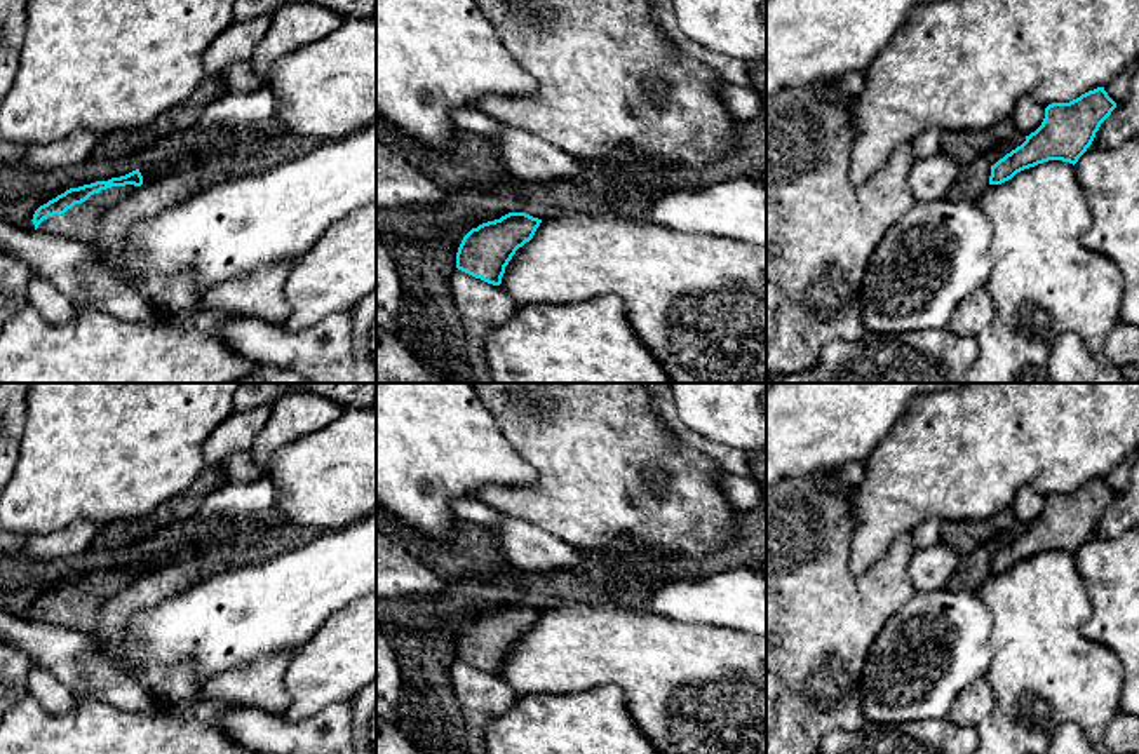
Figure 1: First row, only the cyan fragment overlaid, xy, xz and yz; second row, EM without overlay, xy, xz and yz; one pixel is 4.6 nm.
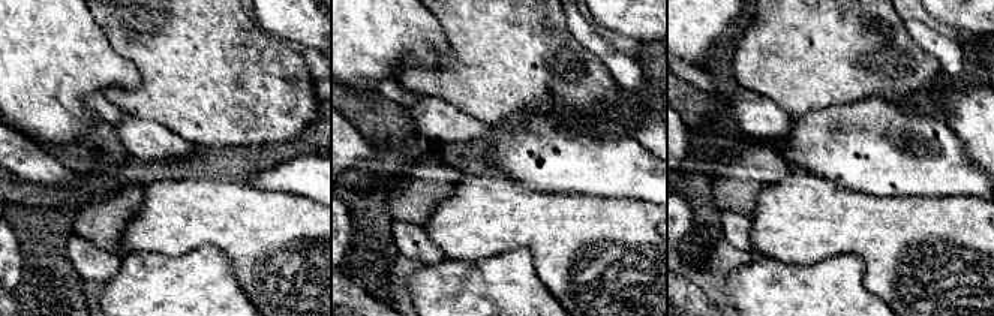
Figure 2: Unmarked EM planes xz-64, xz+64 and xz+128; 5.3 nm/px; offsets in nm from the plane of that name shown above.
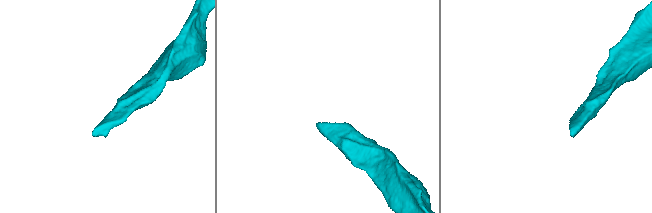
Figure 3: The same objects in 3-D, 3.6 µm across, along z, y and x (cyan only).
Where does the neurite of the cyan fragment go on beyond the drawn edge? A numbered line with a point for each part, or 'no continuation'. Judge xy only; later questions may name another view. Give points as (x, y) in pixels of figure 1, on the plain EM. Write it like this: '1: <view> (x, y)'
1: xy (80, 612)

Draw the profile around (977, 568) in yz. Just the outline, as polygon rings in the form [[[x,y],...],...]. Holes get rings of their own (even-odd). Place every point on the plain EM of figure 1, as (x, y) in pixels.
[[[982,549],[975,550],[972,559],[963,564],[961,569],[954,571],[946,583],[946,589],[956,592],[968,589],[979,592],[981,583],[989,575],[991,555]]]

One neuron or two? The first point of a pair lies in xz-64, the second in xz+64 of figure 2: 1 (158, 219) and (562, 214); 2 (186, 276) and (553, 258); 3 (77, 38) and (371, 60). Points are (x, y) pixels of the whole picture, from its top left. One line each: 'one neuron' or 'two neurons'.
1: one neuron
2: two neurons
3: one neuron

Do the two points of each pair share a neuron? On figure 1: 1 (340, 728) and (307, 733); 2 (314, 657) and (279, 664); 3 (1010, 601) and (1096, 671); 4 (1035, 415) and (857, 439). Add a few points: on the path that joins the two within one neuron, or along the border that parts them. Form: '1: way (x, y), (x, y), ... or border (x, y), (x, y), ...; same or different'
1: way (331, 725), (324, 720), (316, 727); same
2: border (296, 650), (283, 676), (288, 704); different
3: way (1031, 622), (1075, 666); same
4: border (909, 401), (903, 420), (864, 460); different

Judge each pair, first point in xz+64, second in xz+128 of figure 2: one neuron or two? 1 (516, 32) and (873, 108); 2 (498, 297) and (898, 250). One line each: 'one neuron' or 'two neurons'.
1: two neurons
2: two neurons

